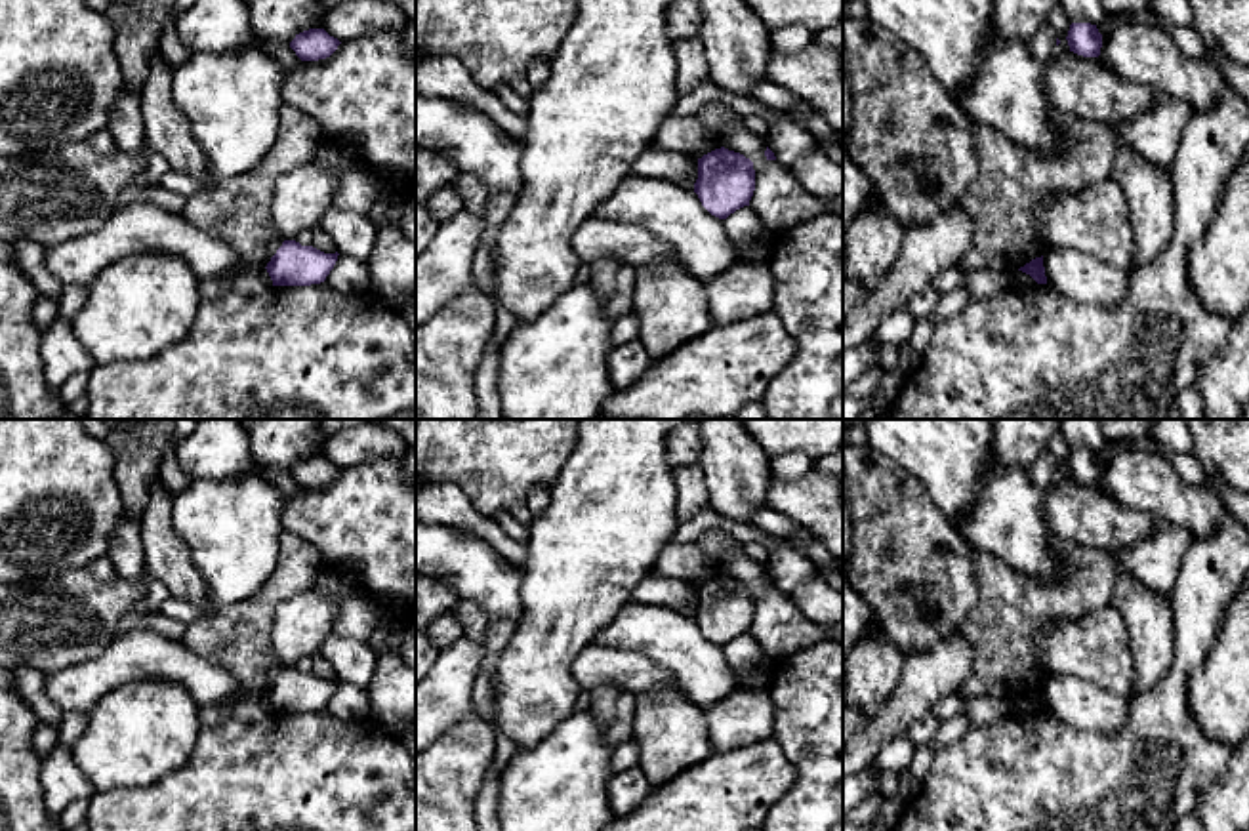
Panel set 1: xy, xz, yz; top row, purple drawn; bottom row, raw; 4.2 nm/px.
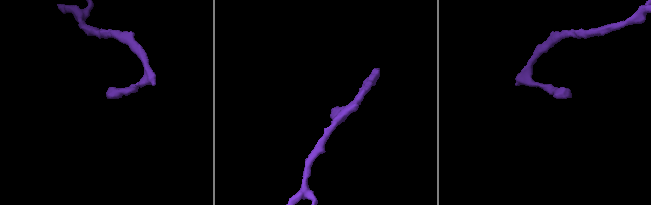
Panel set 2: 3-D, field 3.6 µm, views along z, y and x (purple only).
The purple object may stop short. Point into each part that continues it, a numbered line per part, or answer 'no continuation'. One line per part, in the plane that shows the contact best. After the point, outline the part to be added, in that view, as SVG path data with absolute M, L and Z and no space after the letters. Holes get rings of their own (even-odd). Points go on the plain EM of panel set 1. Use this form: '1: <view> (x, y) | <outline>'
no continuation

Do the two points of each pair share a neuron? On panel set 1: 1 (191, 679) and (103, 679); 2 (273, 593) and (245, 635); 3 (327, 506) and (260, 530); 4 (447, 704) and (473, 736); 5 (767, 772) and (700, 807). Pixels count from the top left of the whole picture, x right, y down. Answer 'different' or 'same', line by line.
1: same
2: same
3: different
4: different
5: same

